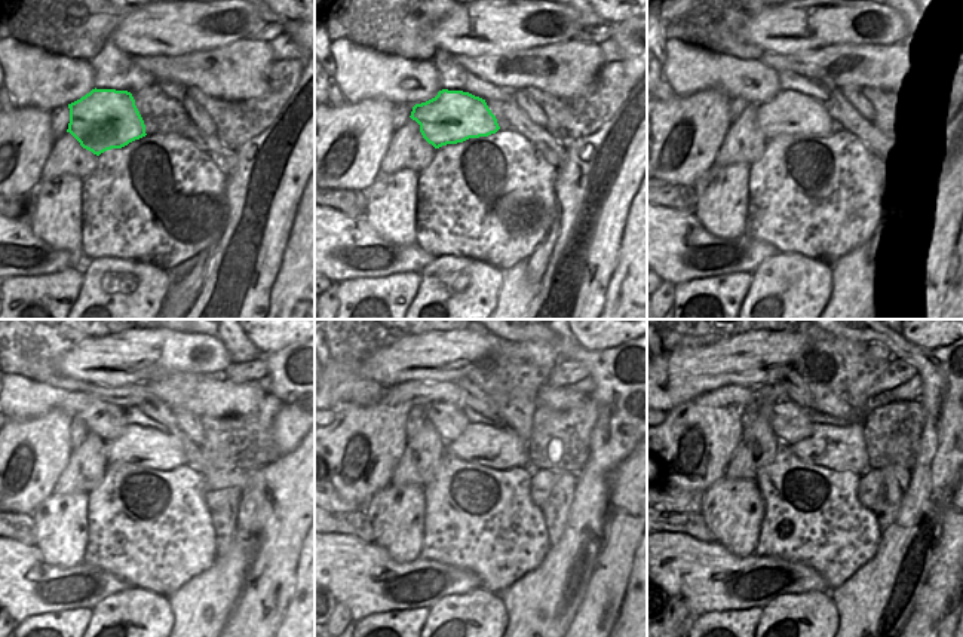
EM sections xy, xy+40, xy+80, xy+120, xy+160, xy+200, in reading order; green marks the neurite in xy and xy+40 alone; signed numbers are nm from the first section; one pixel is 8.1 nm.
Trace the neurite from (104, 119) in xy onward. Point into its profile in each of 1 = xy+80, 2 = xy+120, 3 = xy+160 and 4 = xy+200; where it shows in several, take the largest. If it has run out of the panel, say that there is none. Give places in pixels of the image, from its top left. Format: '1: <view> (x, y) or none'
1: xy+80 (788, 112)
2: xy+120 (149, 447)
3: xy+160 (493, 446)
4: xy+200 (840, 449)

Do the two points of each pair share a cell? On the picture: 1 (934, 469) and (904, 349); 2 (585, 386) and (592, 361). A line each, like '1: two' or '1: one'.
1: one
2: two

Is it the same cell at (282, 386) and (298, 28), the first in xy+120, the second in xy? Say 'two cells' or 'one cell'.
one cell

